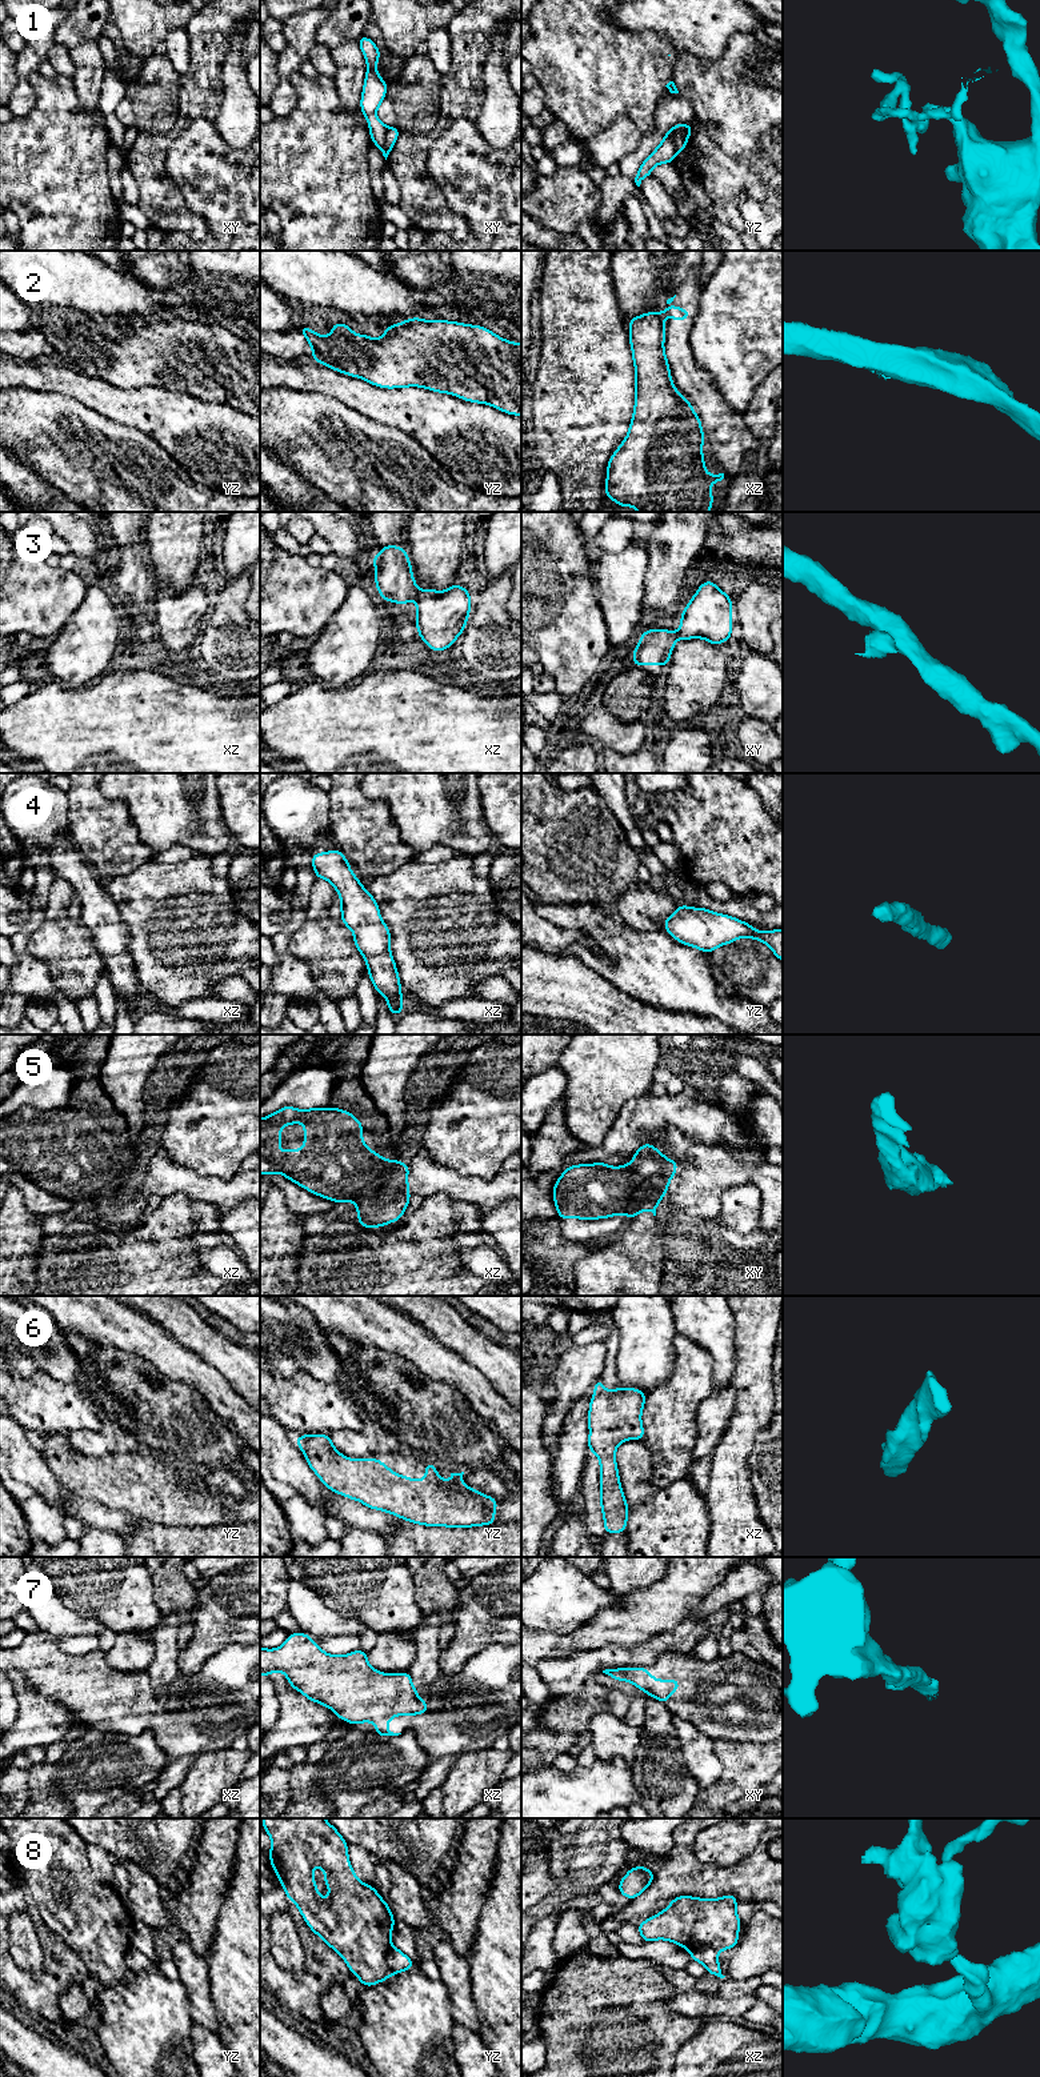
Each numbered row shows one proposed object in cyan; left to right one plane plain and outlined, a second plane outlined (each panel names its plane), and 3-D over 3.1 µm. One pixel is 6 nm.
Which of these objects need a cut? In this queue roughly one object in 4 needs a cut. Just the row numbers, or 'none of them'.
1, 2, 3, 8

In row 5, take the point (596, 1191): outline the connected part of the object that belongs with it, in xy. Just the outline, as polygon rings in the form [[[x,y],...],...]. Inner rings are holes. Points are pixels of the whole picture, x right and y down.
[[[643,1144],[633,1154],[633,1160],[624,1166],[609,1166],[604,1161],[568,1166],[553,1185],[553,1202],[560,1218],[597,1220],[625,1214],[633,1220],[640,1212],[649,1210],[656,1216],[660,1200],[667,1194],[669,1180],[675,1177],[679,1164],[667,1158],[652,1144]]]

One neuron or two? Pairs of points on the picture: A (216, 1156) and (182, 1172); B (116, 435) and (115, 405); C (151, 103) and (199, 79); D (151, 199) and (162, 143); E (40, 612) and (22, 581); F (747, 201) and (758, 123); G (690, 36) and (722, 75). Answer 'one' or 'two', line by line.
A: two
B: two
C: two
D: one
E: one
F: two
G: two

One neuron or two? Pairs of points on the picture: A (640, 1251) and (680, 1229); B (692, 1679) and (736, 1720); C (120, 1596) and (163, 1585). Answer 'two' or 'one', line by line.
A: two
B: one
C: two

